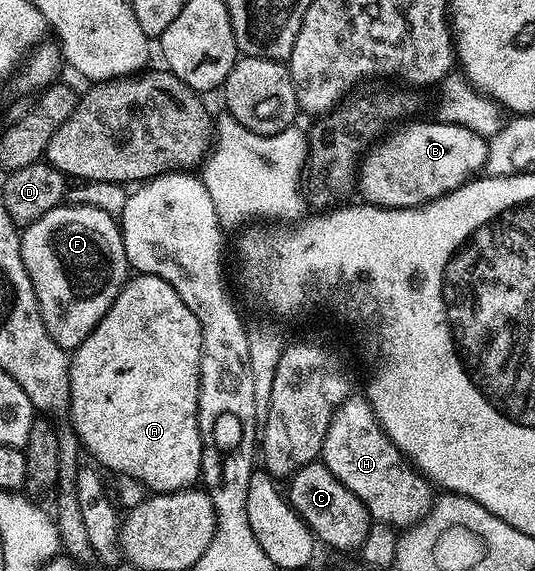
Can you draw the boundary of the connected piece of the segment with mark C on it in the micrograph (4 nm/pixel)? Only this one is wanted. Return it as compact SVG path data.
M322 460L305 464L298 472L292 474L286 487L285 497L297 513L303 517L303 523L310 528L320 543L332 546L335 550L358 551L369 533L372 516L365 504L329 468Z

